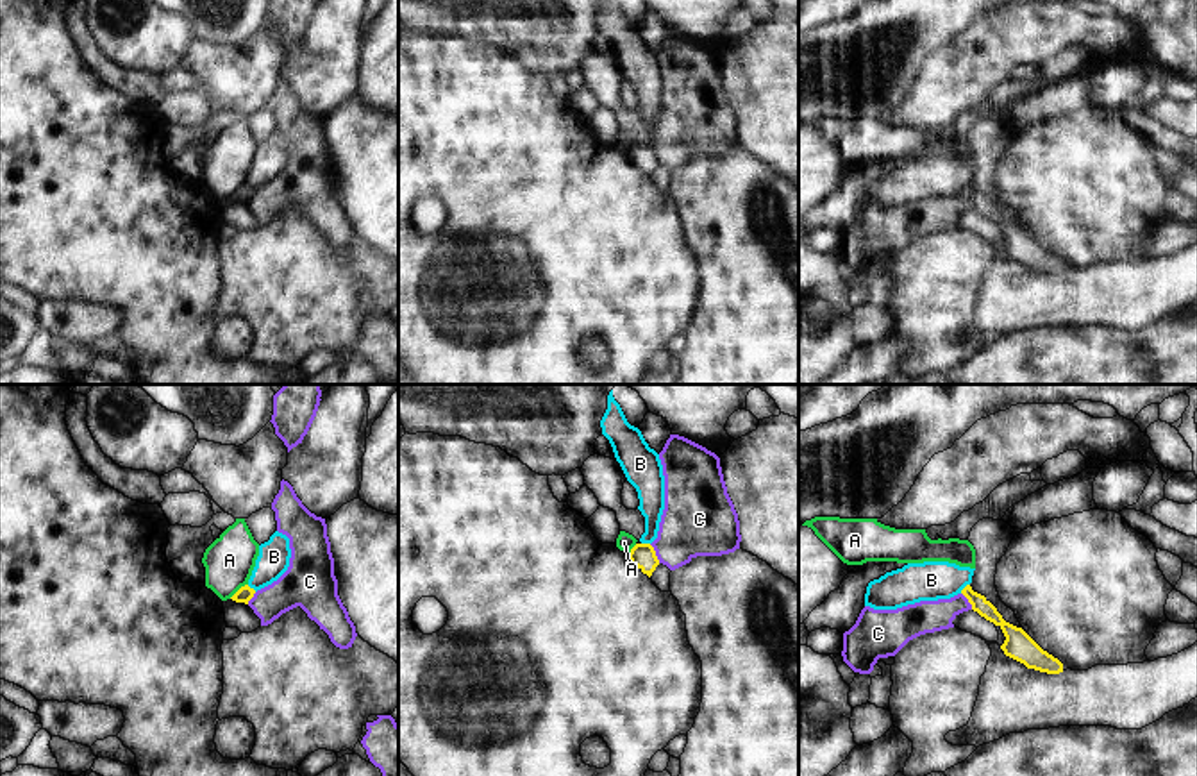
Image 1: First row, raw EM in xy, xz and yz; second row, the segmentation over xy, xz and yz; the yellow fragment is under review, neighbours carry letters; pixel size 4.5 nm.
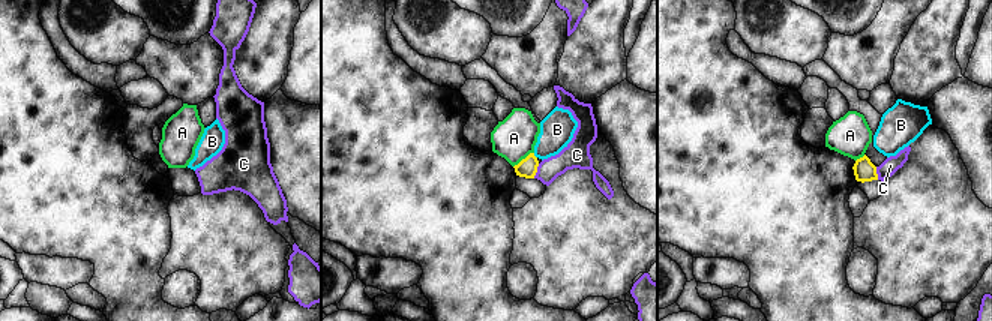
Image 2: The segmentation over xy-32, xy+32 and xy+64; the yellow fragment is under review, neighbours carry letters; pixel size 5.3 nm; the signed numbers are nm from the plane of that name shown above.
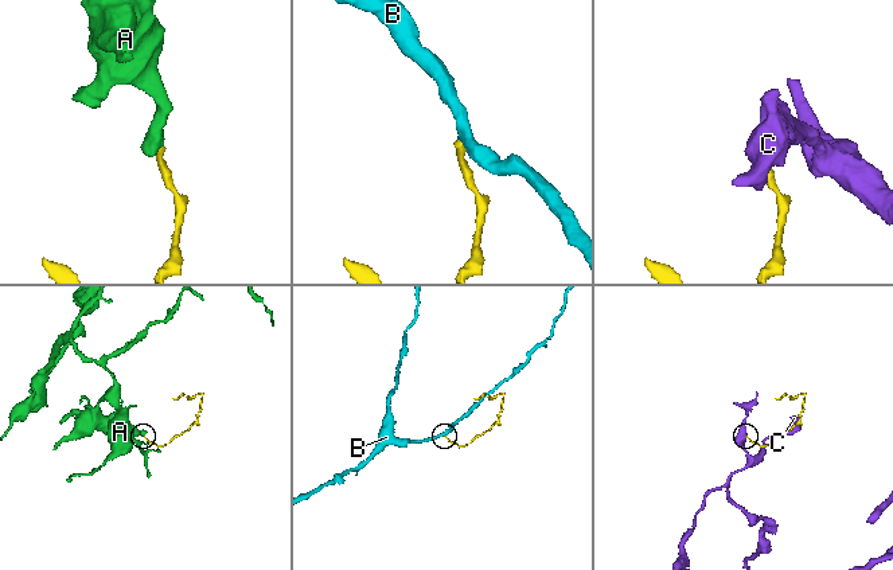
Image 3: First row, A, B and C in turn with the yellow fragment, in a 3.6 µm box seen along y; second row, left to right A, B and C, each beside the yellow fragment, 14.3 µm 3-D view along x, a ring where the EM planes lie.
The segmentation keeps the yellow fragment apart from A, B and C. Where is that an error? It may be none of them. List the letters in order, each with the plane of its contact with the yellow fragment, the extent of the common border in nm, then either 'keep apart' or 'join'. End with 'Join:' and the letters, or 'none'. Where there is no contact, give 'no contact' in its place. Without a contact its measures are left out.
A: meets yellow in xy; contact 110 nm long; keep apart
B: meets yellow in yz; contact 60 nm long; keep apart
C: meets yellow in xz; contact 100 nm long; keep apart
Join: none

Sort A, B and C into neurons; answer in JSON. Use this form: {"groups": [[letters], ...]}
{"groups": [["A"], ["B"], ["C"]]}

